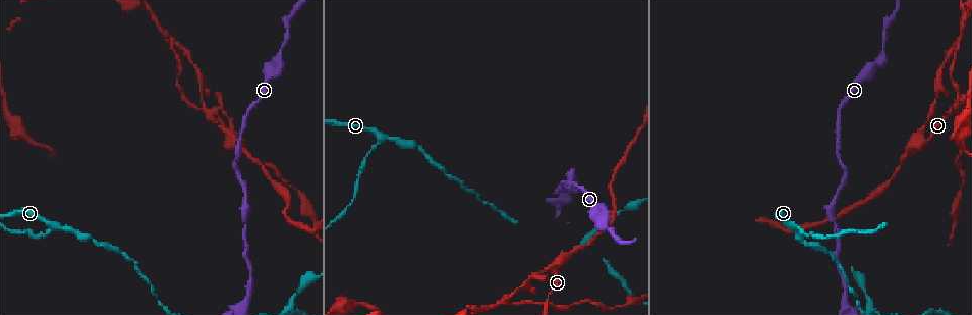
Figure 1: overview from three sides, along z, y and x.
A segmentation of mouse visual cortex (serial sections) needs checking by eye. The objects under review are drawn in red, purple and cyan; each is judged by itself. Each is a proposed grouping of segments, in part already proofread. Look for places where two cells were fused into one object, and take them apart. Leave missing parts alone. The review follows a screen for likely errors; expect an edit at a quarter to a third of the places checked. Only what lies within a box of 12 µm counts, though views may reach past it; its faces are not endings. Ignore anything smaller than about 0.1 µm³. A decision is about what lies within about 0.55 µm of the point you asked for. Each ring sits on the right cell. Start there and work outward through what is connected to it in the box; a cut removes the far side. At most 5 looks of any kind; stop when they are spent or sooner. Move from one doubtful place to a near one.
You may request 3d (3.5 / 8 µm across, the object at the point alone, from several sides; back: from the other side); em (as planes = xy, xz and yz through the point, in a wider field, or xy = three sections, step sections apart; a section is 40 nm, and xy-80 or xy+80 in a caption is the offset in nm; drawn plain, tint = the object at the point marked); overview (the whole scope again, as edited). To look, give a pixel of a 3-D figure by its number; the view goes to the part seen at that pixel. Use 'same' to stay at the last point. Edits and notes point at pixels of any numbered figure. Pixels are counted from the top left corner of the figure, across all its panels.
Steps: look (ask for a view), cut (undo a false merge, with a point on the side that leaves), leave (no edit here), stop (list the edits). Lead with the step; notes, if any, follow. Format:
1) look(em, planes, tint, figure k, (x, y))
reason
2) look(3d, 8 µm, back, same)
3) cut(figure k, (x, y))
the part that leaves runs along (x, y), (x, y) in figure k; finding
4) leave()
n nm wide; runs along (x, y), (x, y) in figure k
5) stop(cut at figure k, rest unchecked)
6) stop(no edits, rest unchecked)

look(3d, 3.5 µm, figure 1, (57, 226))
abrupt turn

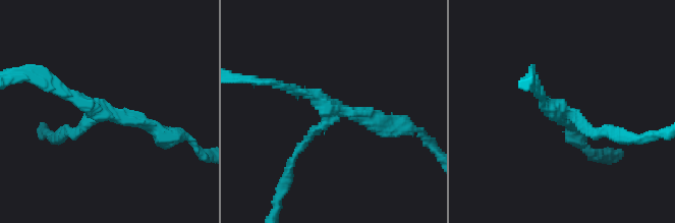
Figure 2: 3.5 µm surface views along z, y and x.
look(em, xy, step 5, plain, figure 2, (102, 109))

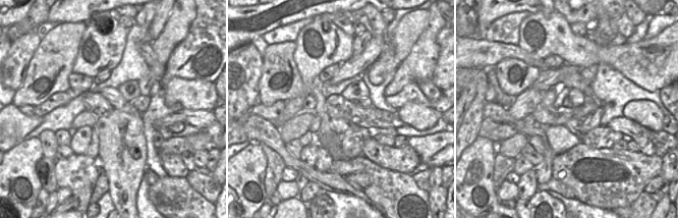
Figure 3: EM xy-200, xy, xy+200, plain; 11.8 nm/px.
look(em, xy, step 5, tint, same)
where the object lies

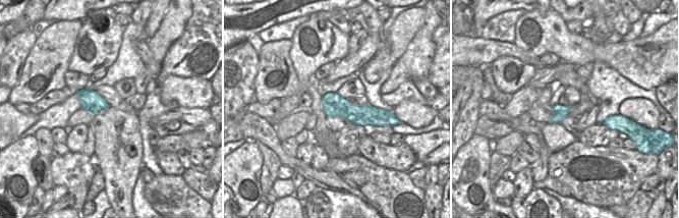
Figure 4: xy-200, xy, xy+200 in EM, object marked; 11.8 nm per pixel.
cut(figure 2, (301, 146))
the part that leaves runs along (330, 118), (298, 150), (283, 191) in figure 2; two cells meet here

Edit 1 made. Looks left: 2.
look(3d, 3.5 µm, figure 1, (843, 301))
sudden change in width

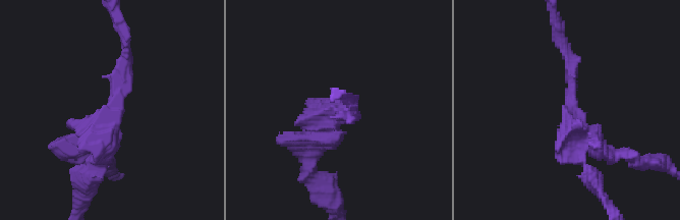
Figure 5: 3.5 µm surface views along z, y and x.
cut(figure 5, (597, 153))
a second cell is stuck on

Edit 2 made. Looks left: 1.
stop(cut at figure 2, cut at figure 5, rest unchecked)

